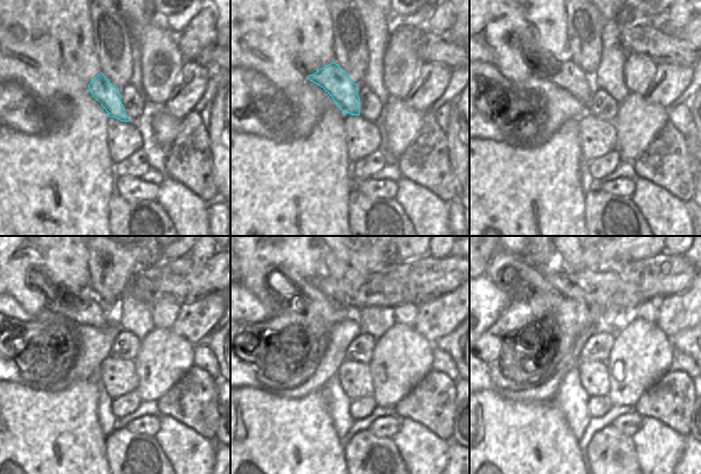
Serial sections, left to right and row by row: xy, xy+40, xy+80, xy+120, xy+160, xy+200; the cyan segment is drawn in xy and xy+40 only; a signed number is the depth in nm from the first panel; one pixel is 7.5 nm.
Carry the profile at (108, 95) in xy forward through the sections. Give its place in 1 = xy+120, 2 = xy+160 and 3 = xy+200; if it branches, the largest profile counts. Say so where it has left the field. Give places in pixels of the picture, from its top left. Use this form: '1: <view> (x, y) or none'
1: xy+120 (79, 307)
2: xy+160 (313, 303)
3: xy+200 (528, 279)

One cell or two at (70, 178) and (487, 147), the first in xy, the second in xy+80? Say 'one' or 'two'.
one

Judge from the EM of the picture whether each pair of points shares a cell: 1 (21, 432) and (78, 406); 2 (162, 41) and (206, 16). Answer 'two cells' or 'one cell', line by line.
1: one cell
2: two cells

